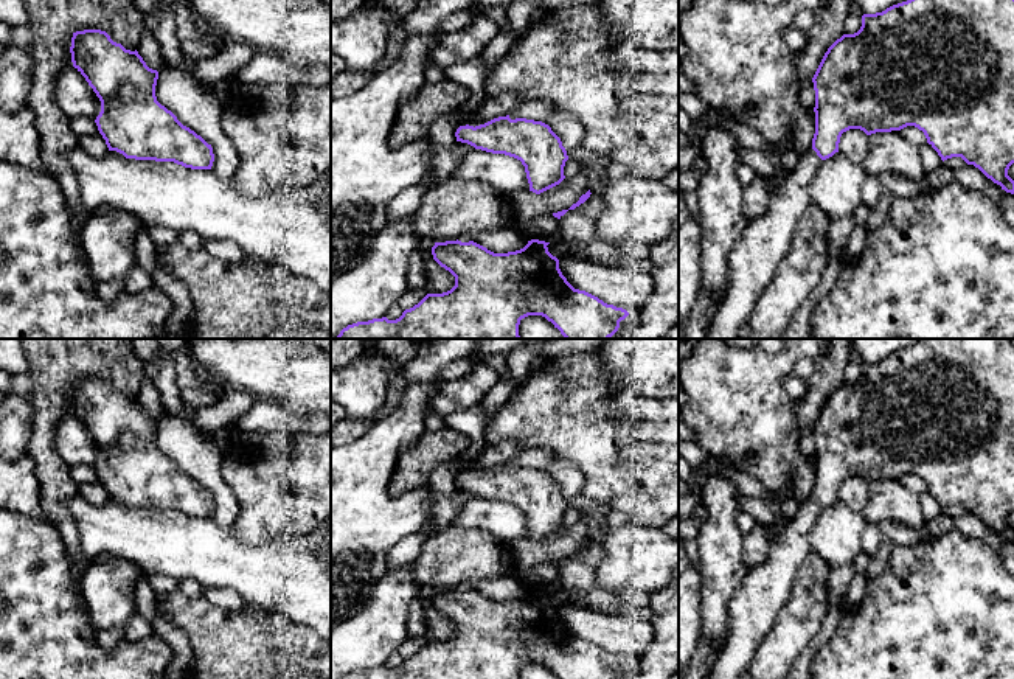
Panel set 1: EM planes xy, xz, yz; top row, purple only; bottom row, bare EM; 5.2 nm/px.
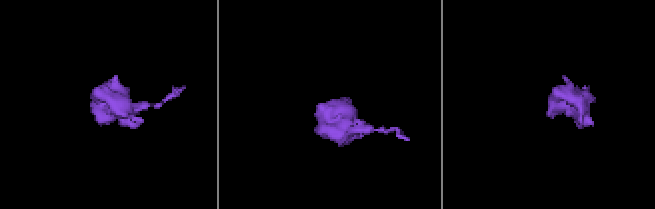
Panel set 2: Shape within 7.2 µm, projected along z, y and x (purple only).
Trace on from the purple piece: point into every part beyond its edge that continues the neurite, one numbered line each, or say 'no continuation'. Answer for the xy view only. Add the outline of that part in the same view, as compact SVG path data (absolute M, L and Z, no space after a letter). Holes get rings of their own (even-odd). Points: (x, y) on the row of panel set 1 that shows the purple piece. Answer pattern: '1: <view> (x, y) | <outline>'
no continuation

